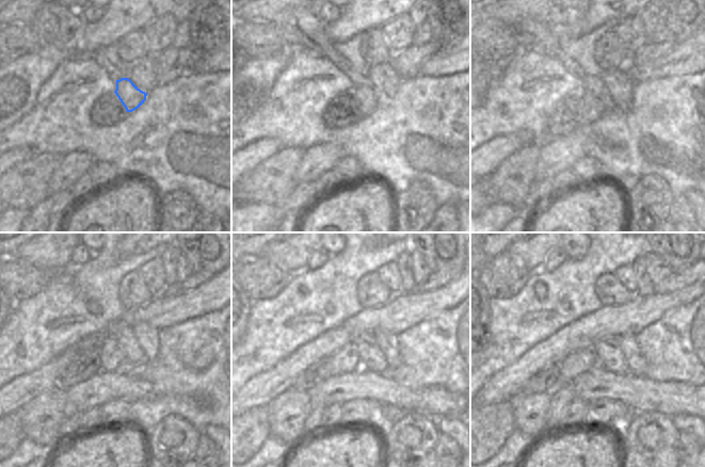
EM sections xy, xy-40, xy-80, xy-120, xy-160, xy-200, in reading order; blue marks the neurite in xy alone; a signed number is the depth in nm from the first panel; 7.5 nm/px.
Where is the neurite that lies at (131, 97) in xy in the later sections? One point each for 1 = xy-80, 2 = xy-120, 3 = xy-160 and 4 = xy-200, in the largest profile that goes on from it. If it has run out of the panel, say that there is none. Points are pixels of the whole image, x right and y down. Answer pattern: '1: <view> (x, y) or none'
1: xy-80 (590, 109)
2: xy-120 (111, 354)
3: xy-160 (347, 359)
4: xy-200 (583, 360)

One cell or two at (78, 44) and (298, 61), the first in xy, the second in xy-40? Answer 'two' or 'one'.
two

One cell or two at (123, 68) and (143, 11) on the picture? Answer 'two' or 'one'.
two

